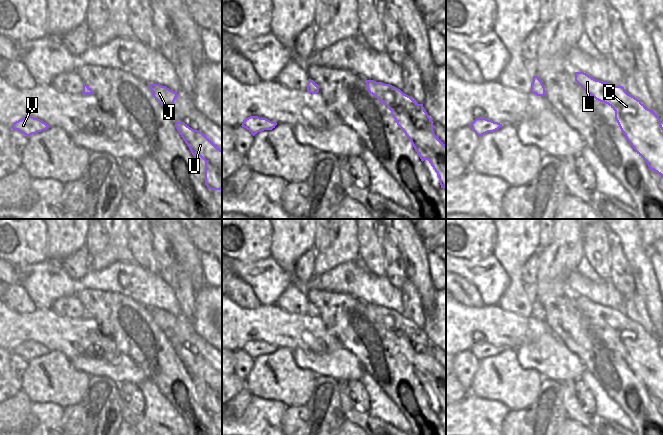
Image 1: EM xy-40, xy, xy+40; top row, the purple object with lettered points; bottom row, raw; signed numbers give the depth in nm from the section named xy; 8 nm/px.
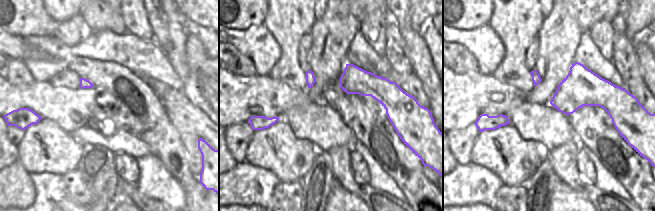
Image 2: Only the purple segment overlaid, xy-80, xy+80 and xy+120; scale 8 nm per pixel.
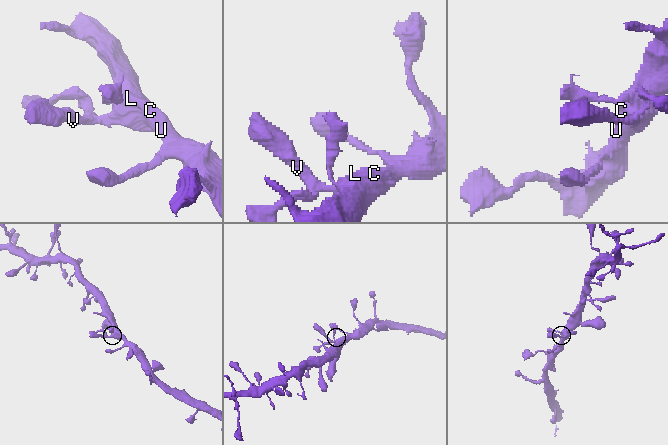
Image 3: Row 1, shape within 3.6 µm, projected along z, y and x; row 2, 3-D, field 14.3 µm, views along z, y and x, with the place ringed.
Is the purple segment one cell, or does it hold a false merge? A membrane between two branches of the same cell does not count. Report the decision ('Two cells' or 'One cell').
One cell

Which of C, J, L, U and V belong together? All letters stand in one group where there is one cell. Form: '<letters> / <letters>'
C J L U V

